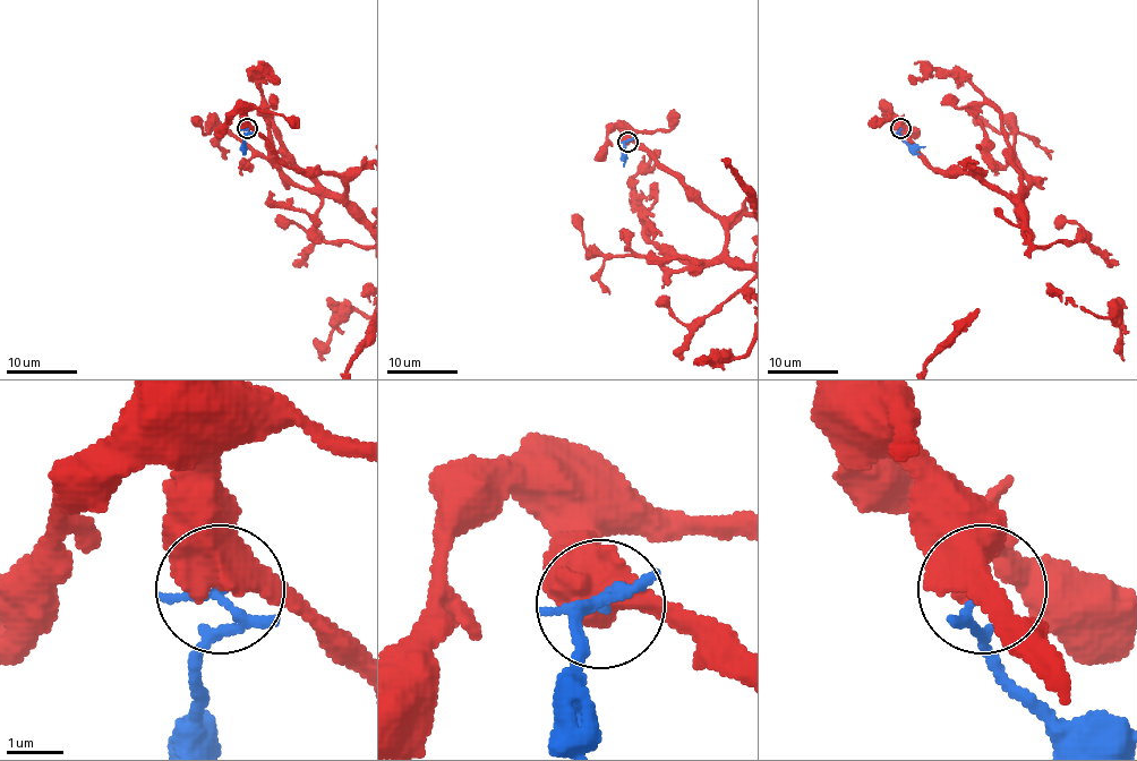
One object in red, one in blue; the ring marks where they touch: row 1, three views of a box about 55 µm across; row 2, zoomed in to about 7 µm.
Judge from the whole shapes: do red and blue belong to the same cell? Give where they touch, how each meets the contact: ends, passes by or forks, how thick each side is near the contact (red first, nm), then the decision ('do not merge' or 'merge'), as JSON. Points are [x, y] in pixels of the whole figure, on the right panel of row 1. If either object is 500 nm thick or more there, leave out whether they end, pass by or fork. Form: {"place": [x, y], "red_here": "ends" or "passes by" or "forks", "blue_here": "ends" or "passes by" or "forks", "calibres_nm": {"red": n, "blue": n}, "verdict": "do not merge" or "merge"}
{"place": [900, 128], "calibres_nm": {"red": 600, "blue": 130}, "verdict": "do not merge"}

